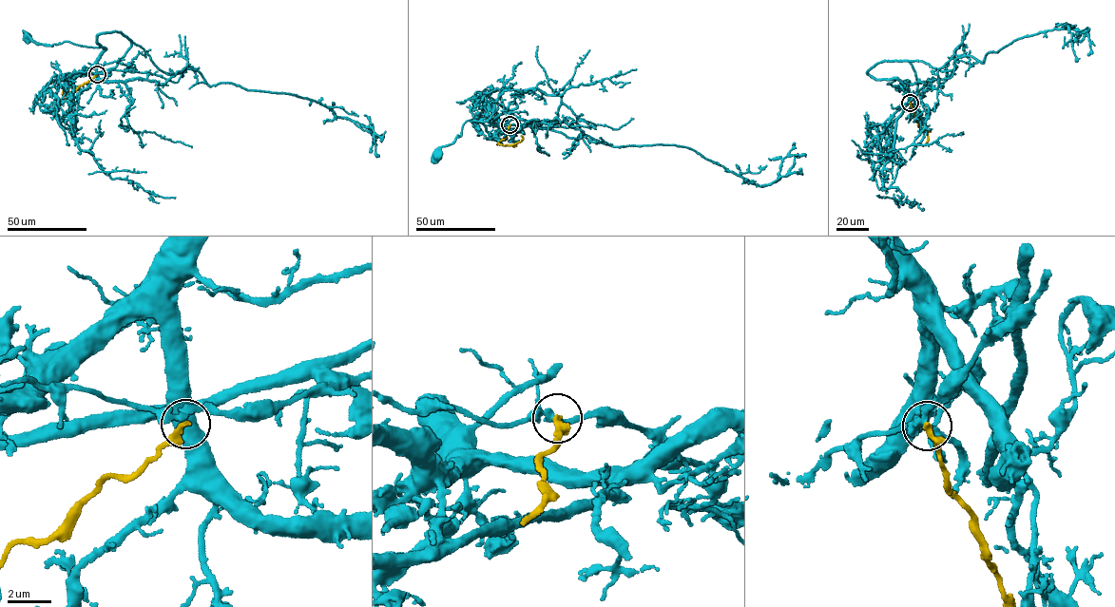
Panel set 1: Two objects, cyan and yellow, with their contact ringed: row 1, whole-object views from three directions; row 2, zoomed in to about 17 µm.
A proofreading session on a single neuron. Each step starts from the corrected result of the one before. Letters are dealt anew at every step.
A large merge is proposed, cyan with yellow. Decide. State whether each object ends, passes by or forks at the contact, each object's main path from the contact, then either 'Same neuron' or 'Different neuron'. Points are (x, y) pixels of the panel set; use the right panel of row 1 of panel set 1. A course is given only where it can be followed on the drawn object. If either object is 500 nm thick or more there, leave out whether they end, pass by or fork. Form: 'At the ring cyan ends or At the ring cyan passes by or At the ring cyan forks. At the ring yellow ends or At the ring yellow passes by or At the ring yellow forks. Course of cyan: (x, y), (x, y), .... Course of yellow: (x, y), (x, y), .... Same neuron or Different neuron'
At the ring cyan passes by. At the ring yellow ends. Course of cyan: (910, 102), (901, 104), (909, 98), (902, 84), (893, 77), (887, 84), (897, 90), (903, 86). Course of yellow: (910, 103), (917, 124), (918, 122), (921, 130), (927, 132), (928, 139), (923, 146). Different neuron

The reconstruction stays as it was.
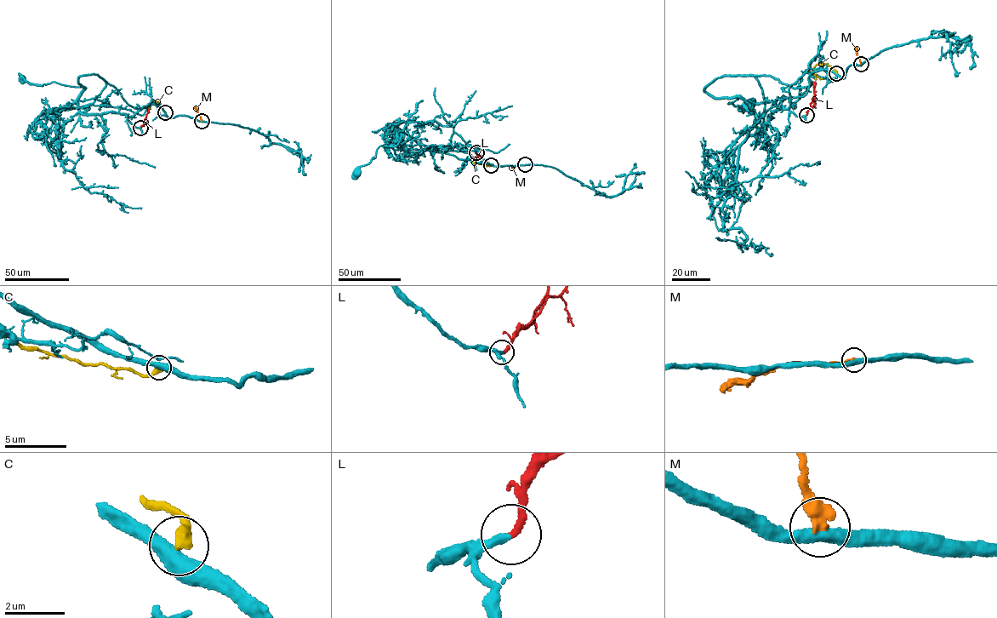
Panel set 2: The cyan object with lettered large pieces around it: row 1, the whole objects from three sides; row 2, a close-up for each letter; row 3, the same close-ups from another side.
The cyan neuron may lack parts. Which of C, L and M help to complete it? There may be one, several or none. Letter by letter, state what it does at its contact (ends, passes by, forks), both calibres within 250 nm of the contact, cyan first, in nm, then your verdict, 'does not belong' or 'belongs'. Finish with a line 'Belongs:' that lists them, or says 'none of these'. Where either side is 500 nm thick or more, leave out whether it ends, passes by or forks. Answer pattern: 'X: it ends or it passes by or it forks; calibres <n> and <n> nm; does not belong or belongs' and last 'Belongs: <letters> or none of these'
C: it ends; calibres 480 and 400 nm; does not belong
L: it ends; calibres 240 and 220 nm; belongs
M: it ends; calibres 400 and 440 nm; does not belong
Belongs: L

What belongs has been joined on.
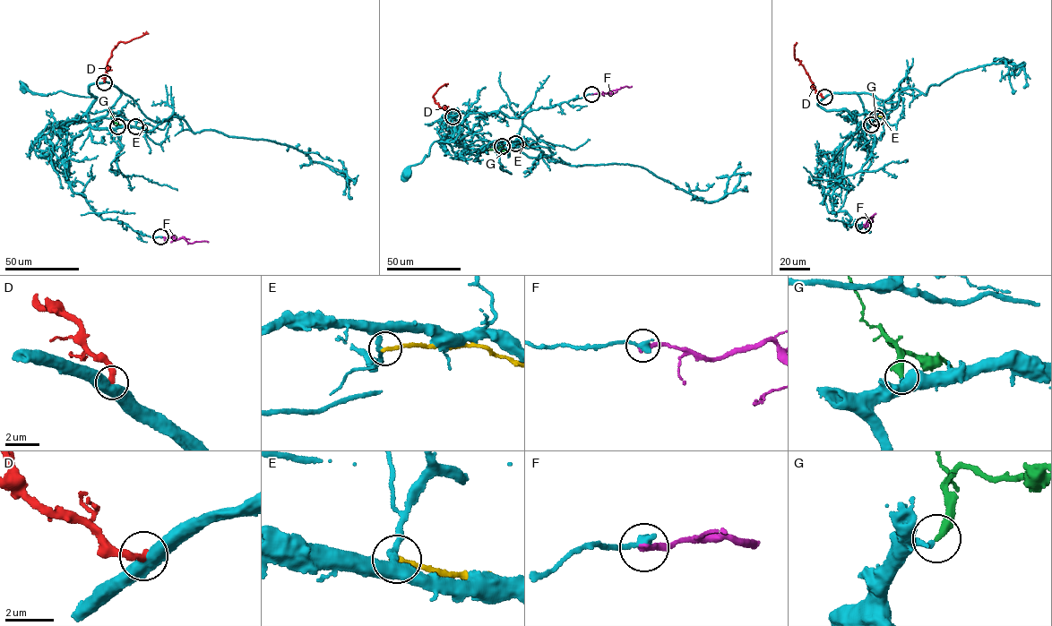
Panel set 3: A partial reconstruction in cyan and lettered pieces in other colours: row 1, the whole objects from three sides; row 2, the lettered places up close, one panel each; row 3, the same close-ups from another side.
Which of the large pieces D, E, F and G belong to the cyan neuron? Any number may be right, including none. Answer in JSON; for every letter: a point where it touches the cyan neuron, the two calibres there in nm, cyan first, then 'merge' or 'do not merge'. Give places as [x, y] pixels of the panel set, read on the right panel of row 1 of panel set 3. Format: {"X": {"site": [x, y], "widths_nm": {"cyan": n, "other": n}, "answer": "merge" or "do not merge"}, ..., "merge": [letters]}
{"D": {"site": [824, 97], "widths_nm": {"cyan": 550, "other": 320}, "answer": "do not merge"}, "E": {"site": [876, 118], "widths_nm": {"cyan": 240, "other": 240}, "answer": "do not merge"}, "F": {"site": [863, 225], "widths_nm": {"cyan": 360, "other": 280}, "answer": "do not merge"}, "G": {"site": [871, 124], "widths_nm": {"cyan": 240, "other": 360}, "answer": "merge"}, "merge": ["G"]}

